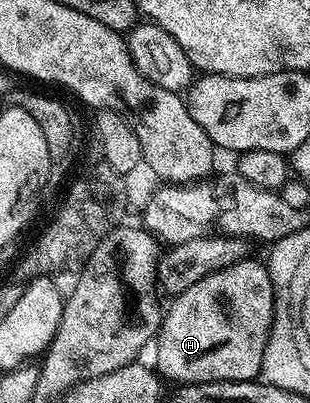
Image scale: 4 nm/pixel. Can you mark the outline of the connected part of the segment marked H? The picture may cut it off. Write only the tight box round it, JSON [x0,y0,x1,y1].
[156,260,274,384]

